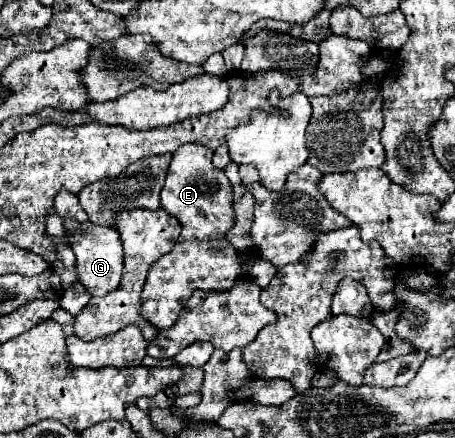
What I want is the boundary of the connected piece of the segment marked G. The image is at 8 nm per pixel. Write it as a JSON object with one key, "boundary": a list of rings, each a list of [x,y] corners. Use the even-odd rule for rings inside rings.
{"boundary":[[[71,218],[63,220],[63,226],[67,230],[67,236],[71,240],[71,250],[75,252],[75,268],[77,278],[91,290],[91,296],[105,296],[111,290],[115,290],[121,282],[121,270],[123,270],[123,248],[119,242],[119,234],[115,234],[115,228],[109,226],[95,226],[91,222],[77,222]]]}

